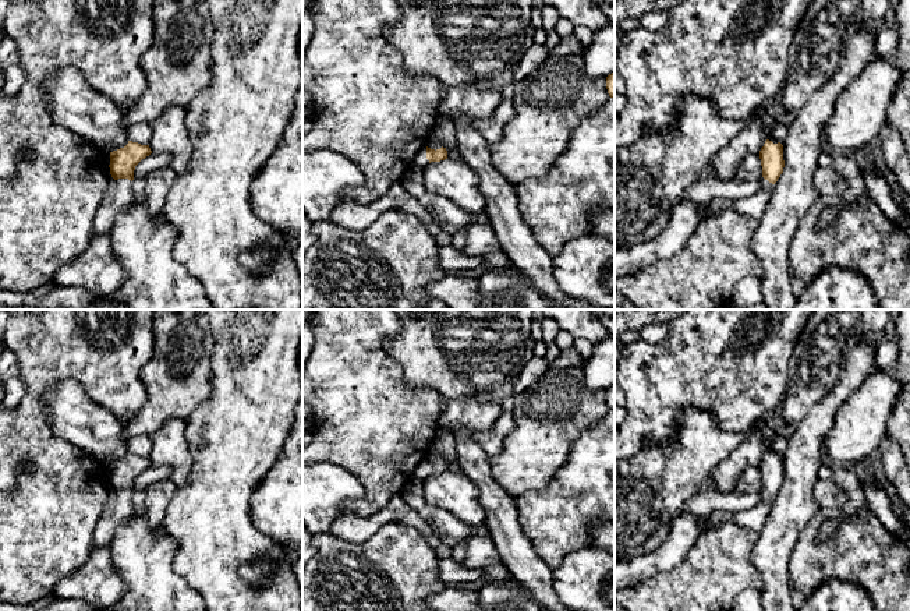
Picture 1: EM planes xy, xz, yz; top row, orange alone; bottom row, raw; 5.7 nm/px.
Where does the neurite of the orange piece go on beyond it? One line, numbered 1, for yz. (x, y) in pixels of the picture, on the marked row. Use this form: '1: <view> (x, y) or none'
1: yz (754, 205)

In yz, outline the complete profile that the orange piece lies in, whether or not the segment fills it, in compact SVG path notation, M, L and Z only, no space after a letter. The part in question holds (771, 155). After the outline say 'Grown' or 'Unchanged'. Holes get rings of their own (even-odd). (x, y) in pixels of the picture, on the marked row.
M766 139L759 151L759 159L762 166L762 179L759 181L761 188L755 194L741 199L712 199L711 202L705 204L705 209L711 216L718 216L726 209L733 209L759 220L771 199L773 184L783 173L783 145L780 142L773 144L772 141Z. Grown

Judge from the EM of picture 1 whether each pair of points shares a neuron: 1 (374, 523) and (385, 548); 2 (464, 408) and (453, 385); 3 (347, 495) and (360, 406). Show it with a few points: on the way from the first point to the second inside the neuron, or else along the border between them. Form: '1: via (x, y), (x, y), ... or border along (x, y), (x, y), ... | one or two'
1: border along (410, 525), (389, 522), (364, 541), (347, 543) | two
2: border along (449, 399), (475, 398), (491, 402) | two
3: border along (319, 462), (343, 466), (361, 484), (357, 505) | two

